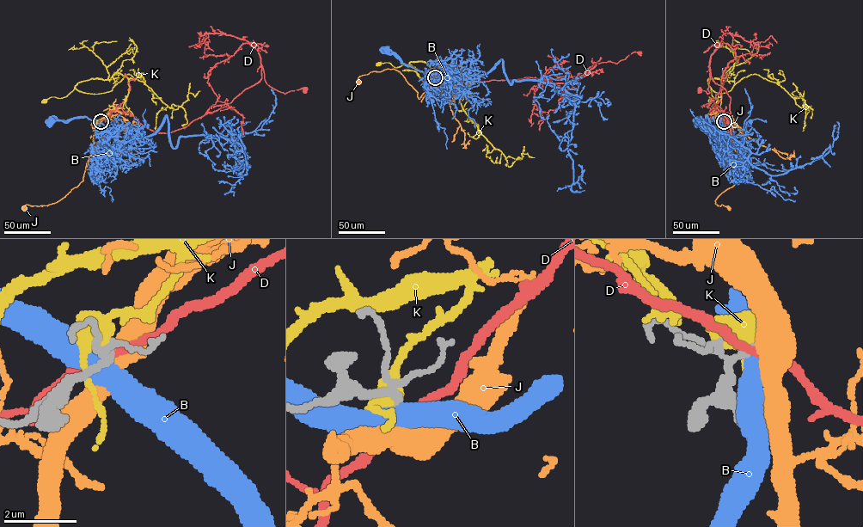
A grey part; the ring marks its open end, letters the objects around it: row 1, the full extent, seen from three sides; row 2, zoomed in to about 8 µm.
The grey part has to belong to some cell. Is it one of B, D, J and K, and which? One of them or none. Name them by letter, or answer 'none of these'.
J

